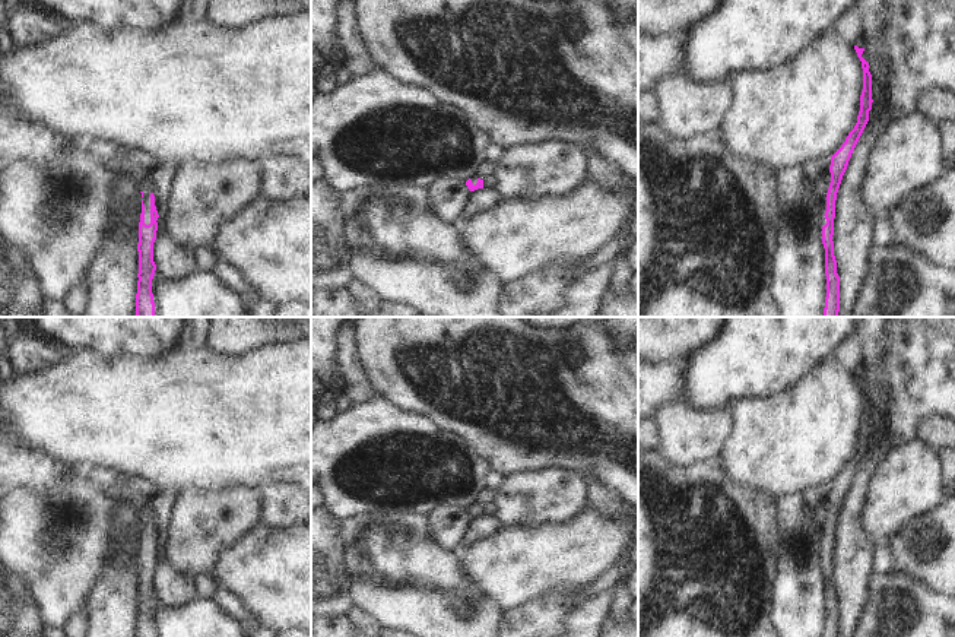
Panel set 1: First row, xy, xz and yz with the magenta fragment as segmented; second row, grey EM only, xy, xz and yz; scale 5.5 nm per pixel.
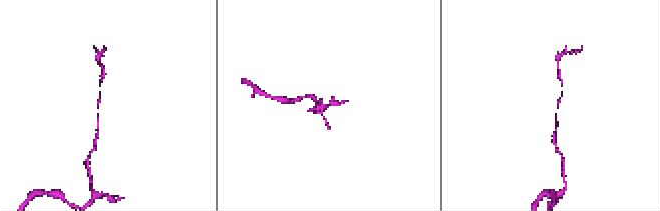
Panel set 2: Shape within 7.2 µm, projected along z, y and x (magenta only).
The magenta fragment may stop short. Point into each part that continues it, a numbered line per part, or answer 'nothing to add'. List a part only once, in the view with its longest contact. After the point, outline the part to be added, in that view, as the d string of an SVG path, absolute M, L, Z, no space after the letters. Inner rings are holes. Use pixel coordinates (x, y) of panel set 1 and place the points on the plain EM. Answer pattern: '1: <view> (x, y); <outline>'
nothing to add

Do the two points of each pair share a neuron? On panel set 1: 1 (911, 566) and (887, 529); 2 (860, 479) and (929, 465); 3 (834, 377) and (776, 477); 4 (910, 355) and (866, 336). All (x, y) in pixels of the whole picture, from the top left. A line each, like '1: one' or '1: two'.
1: two
2: two
3: one
4: two

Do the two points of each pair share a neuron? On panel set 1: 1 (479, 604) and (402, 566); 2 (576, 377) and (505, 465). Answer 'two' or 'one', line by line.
1: one
2: one

